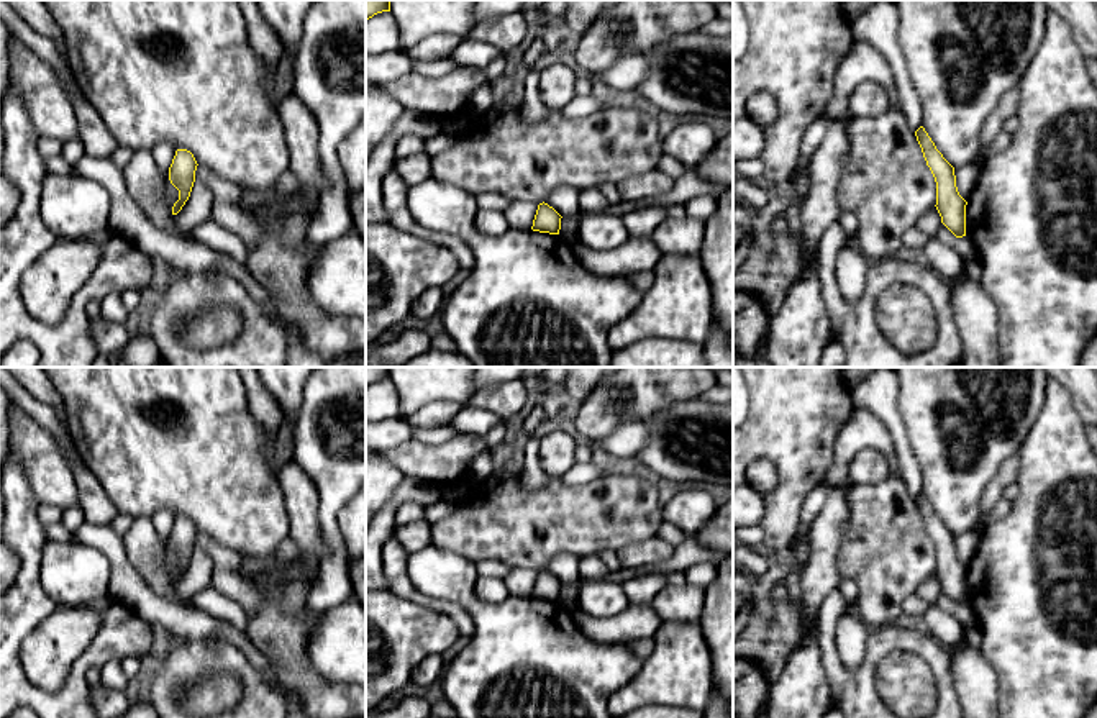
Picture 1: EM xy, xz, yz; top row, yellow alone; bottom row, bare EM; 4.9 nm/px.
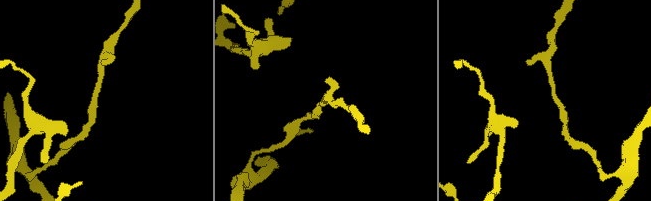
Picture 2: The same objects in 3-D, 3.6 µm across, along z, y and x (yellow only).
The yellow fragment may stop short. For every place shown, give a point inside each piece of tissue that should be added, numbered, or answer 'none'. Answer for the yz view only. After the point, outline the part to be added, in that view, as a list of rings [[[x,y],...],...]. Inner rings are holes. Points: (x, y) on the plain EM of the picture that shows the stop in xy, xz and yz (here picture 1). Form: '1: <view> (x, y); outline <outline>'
1: yz (930, 589); outline [[[933,574],[930,579],[926,579],[918,588],[917,588],[917,595],[928,605],[936,605],[936,600],[941,593],[941,584],[936,577],[936,574]]]

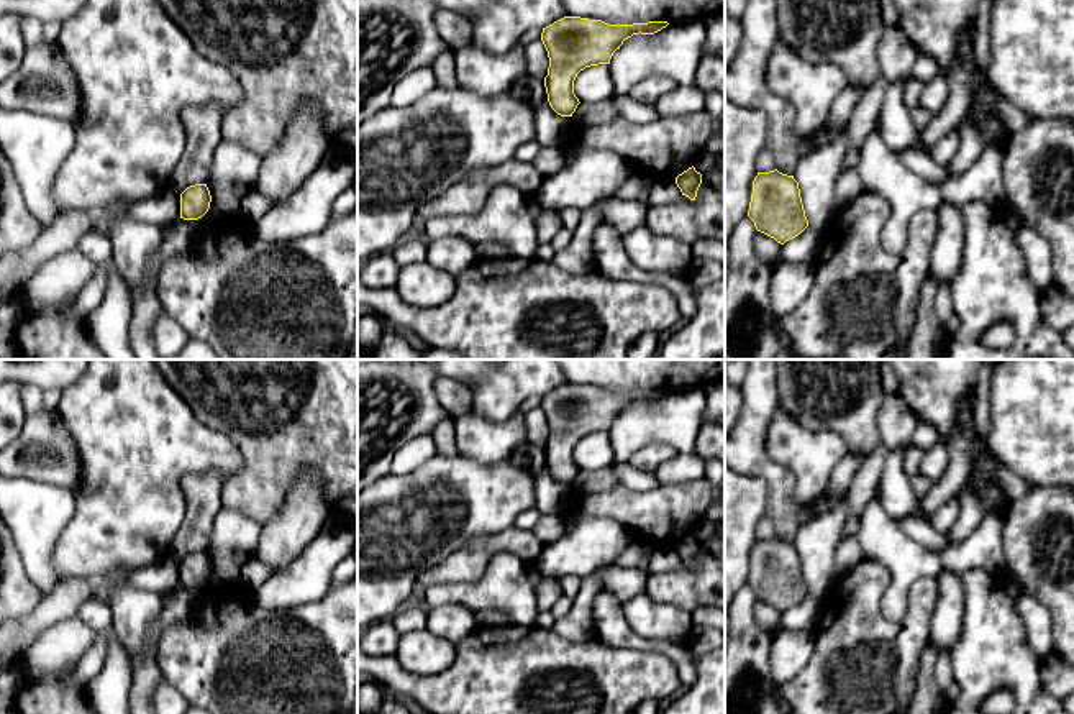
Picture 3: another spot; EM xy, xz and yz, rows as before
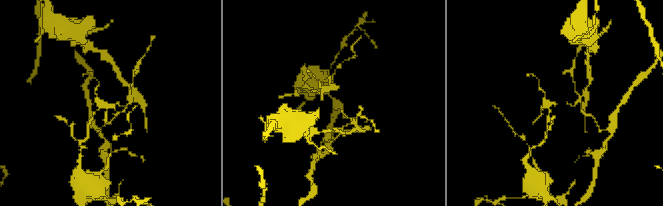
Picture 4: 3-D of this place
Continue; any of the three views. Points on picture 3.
none

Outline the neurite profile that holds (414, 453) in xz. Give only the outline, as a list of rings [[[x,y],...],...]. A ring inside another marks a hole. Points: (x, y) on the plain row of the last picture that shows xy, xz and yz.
[[[418,435],[397,450],[390,463],[390,473],[397,476],[410,474],[435,455],[436,443],[431,435]]]

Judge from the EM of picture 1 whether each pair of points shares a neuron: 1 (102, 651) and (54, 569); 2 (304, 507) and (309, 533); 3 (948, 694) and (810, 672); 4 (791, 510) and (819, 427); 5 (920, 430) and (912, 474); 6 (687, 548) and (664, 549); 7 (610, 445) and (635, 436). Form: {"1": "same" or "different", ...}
{"1": "different", "2": "same", "3": "different", "4": "same", "5": "different", "6": "different", "7": "same"}

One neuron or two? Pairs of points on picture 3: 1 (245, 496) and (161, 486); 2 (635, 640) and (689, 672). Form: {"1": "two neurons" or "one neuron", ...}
{"1": "two neurons", "2": "one neuron"}

